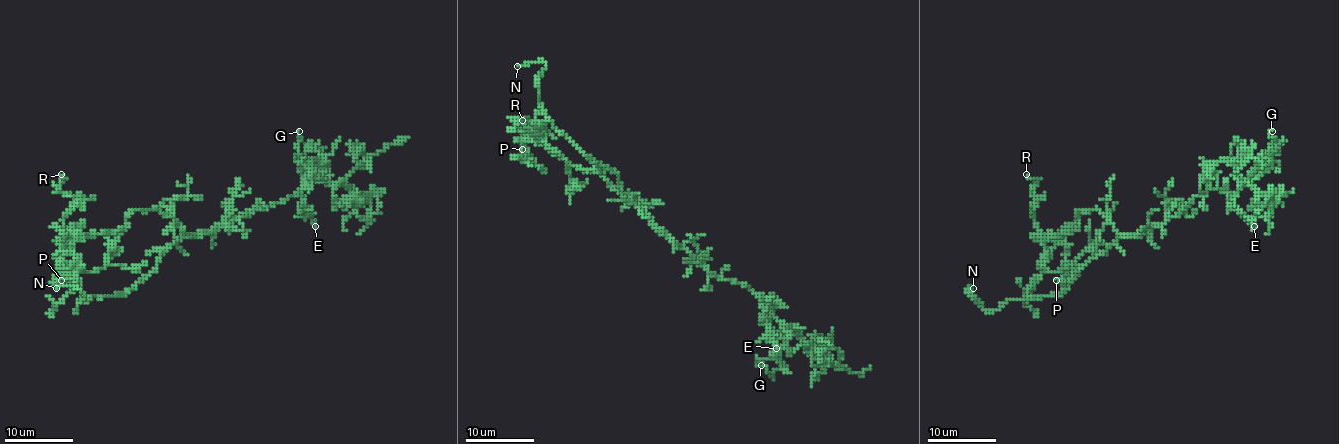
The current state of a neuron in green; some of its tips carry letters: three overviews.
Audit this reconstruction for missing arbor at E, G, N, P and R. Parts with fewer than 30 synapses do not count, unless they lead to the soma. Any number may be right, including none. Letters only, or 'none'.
N

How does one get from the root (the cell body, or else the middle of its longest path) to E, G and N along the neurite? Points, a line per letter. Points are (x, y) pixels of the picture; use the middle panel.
E: (666, 236), (712, 274), (745, 284), (767, 303), (761, 318), (776, 348)
G: (666, 236), (712, 274), (745, 284), (774, 305), (773, 315), (790, 337), (757, 363), (761, 365)
N: (666, 236), (622, 194), (614, 172), (590, 160), (545, 115), (538, 77), (547, 63), (517, 66)

